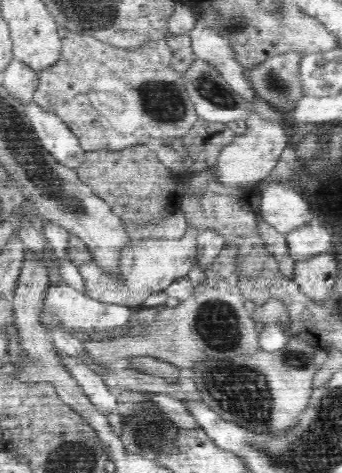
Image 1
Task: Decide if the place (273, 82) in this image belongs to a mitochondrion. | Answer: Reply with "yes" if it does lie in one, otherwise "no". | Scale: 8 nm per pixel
yes

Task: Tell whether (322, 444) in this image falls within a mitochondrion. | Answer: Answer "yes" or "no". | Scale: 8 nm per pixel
yes

